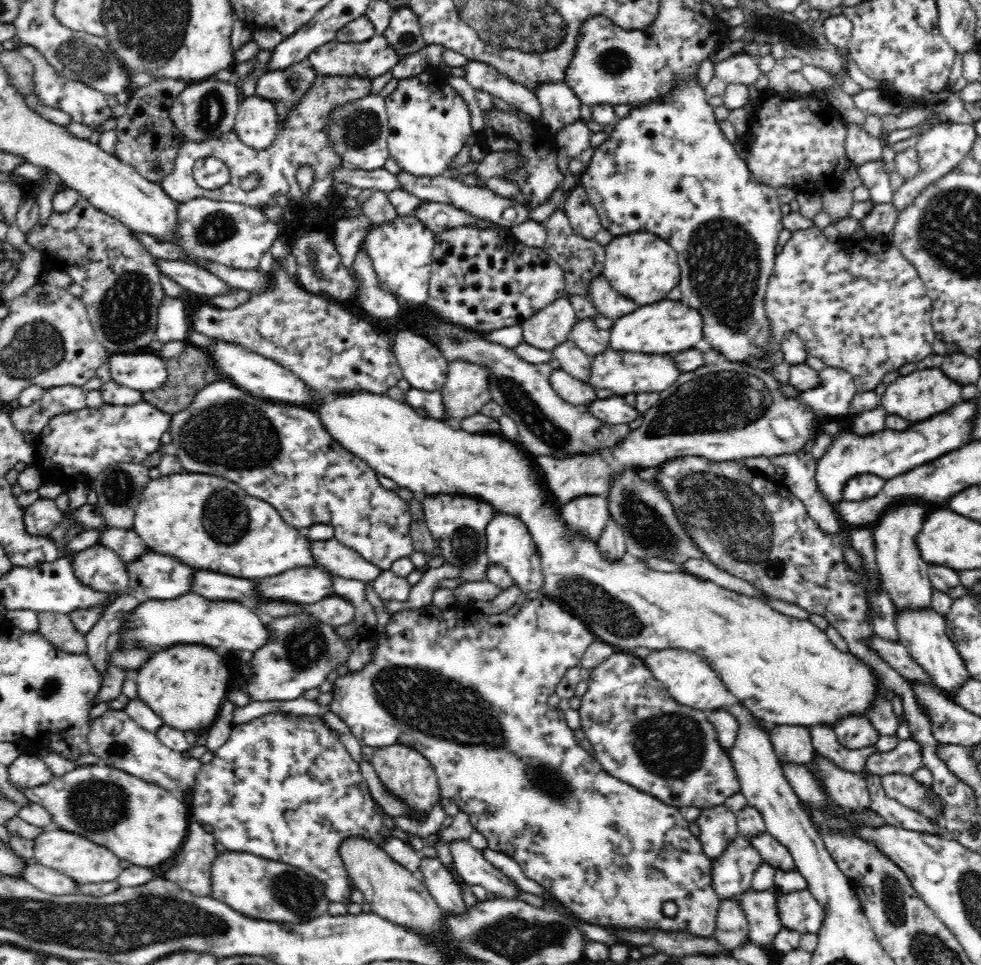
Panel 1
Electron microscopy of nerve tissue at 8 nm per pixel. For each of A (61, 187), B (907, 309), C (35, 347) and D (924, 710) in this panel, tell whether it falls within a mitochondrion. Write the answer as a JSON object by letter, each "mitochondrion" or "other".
{"A":"other","B":"other","C":"mitochondrion","D":"other"}

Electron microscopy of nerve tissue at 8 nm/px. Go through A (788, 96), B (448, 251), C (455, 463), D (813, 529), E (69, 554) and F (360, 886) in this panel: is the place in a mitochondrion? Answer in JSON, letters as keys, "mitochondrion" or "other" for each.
{"A":"other","B":"other","C":"other","D":"other","E":"other","F":"other"}

